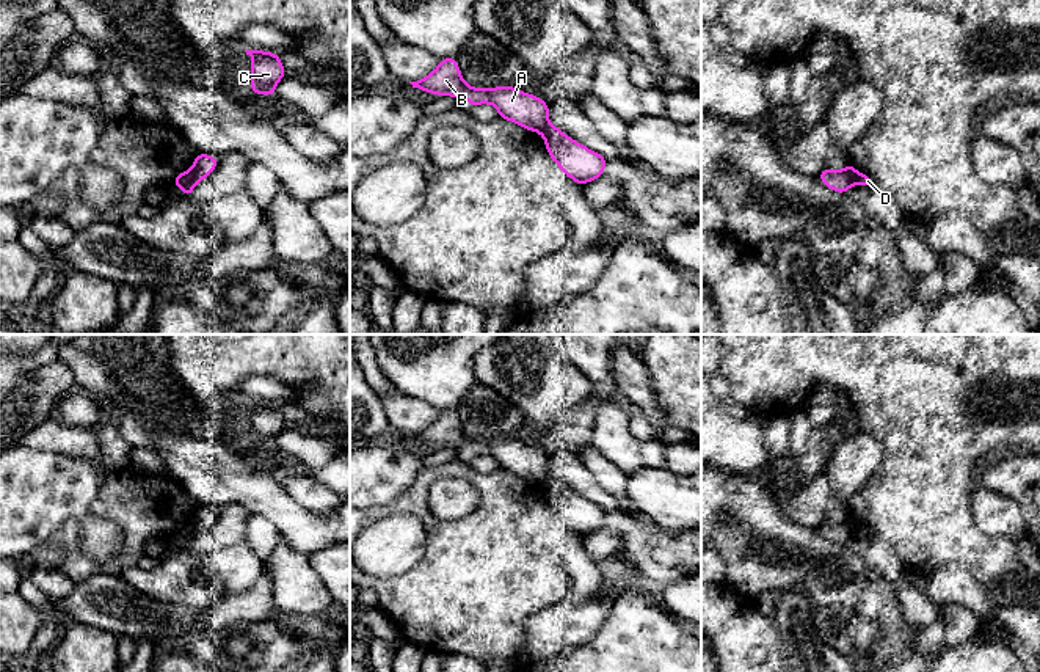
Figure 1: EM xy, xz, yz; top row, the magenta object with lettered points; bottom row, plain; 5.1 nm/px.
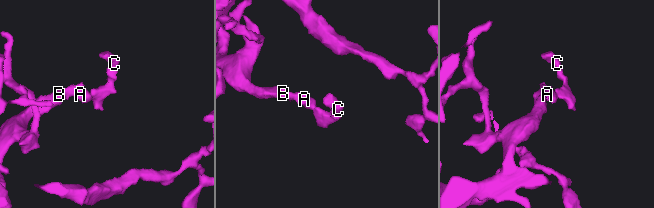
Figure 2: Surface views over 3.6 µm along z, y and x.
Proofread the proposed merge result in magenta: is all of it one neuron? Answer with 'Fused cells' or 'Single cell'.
Fused cells

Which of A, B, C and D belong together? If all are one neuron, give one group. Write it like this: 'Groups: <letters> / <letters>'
Groups: A B / C D

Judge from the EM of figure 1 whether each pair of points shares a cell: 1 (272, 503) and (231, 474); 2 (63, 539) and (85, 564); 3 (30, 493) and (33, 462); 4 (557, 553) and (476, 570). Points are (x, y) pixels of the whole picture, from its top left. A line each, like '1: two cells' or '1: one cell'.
1: one cell
2: one cell
3: one cell
4: one cell

